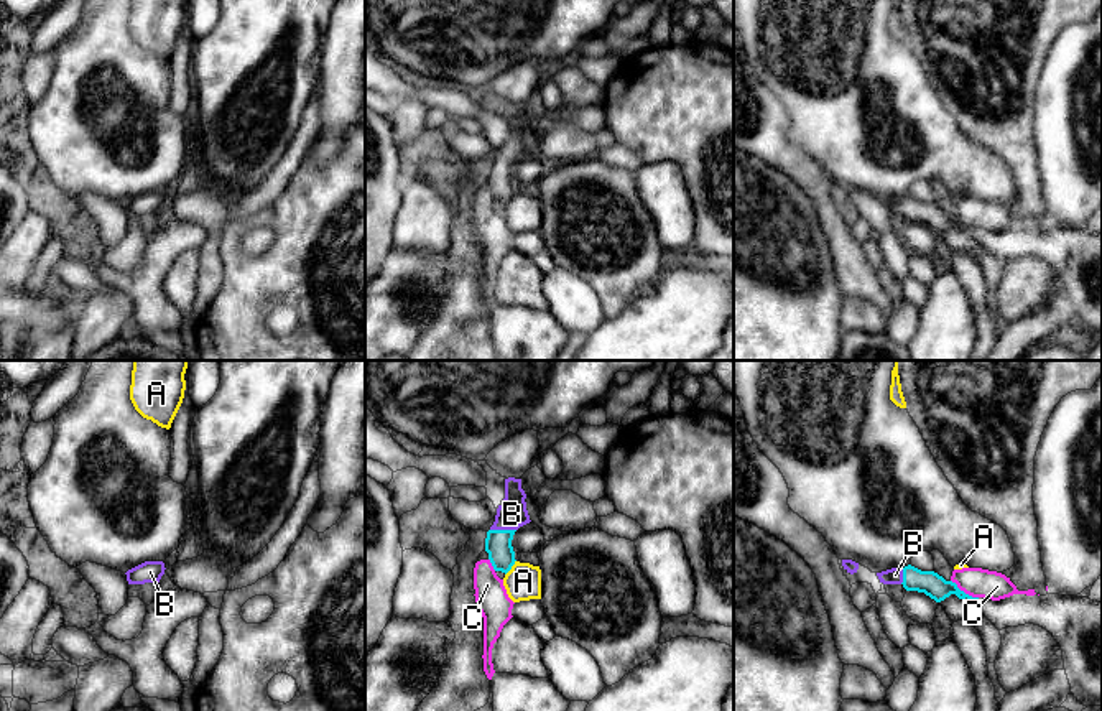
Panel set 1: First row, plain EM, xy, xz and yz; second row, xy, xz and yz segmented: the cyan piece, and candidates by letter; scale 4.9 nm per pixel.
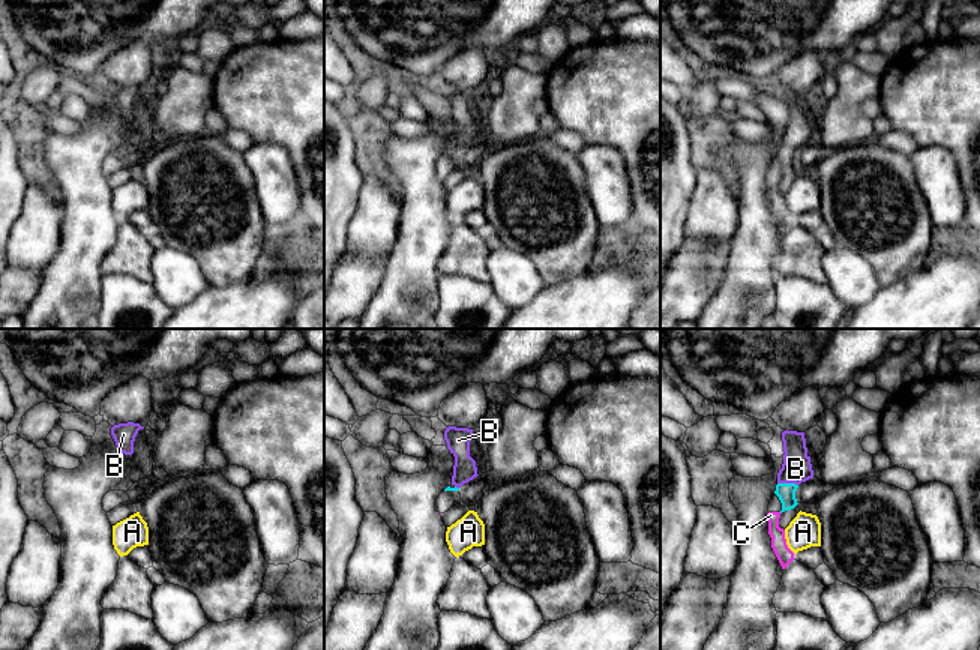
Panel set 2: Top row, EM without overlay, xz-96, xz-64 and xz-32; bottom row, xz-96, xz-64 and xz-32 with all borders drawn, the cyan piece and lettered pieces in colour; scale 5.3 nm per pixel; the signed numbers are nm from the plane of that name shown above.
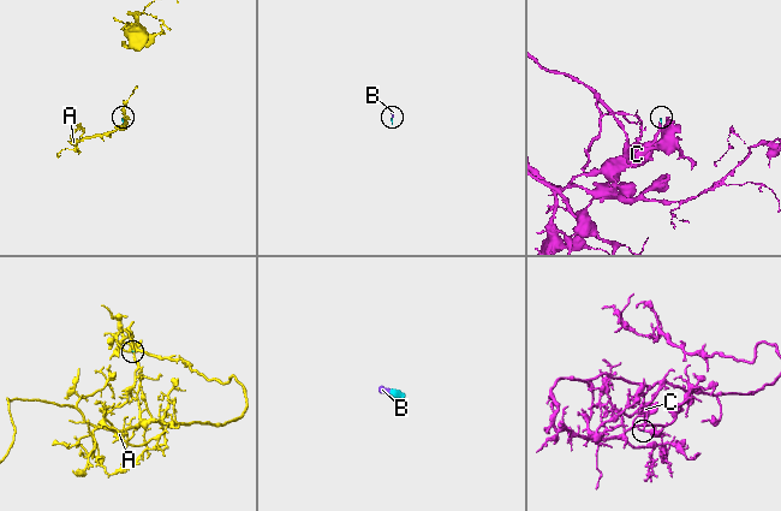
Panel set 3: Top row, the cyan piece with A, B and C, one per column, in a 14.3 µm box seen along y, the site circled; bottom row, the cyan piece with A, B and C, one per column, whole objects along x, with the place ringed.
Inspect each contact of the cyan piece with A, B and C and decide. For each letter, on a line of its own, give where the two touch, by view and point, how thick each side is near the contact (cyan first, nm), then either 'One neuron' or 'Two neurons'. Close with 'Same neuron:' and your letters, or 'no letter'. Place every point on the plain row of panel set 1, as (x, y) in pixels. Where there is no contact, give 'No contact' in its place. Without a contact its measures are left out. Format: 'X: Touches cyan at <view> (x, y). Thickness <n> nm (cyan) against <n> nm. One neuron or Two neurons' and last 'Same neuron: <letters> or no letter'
A: Touches cyan at xz (510, 199). Thickness 130 nm (cyan) against 180 nm. Two neurons
B: Touches cyan at xz (504, 162). Thickness 130 nm (cyan) against 150 nm. One neuron
C: Touches cyan at yz (963, 223). Thickness 120 nm (cyan) against 140 nm. Two neurons
Same neuron: B

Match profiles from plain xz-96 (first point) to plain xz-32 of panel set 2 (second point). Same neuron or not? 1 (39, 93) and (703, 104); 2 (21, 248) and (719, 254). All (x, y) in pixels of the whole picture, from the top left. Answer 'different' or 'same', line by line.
1: same
2: different

